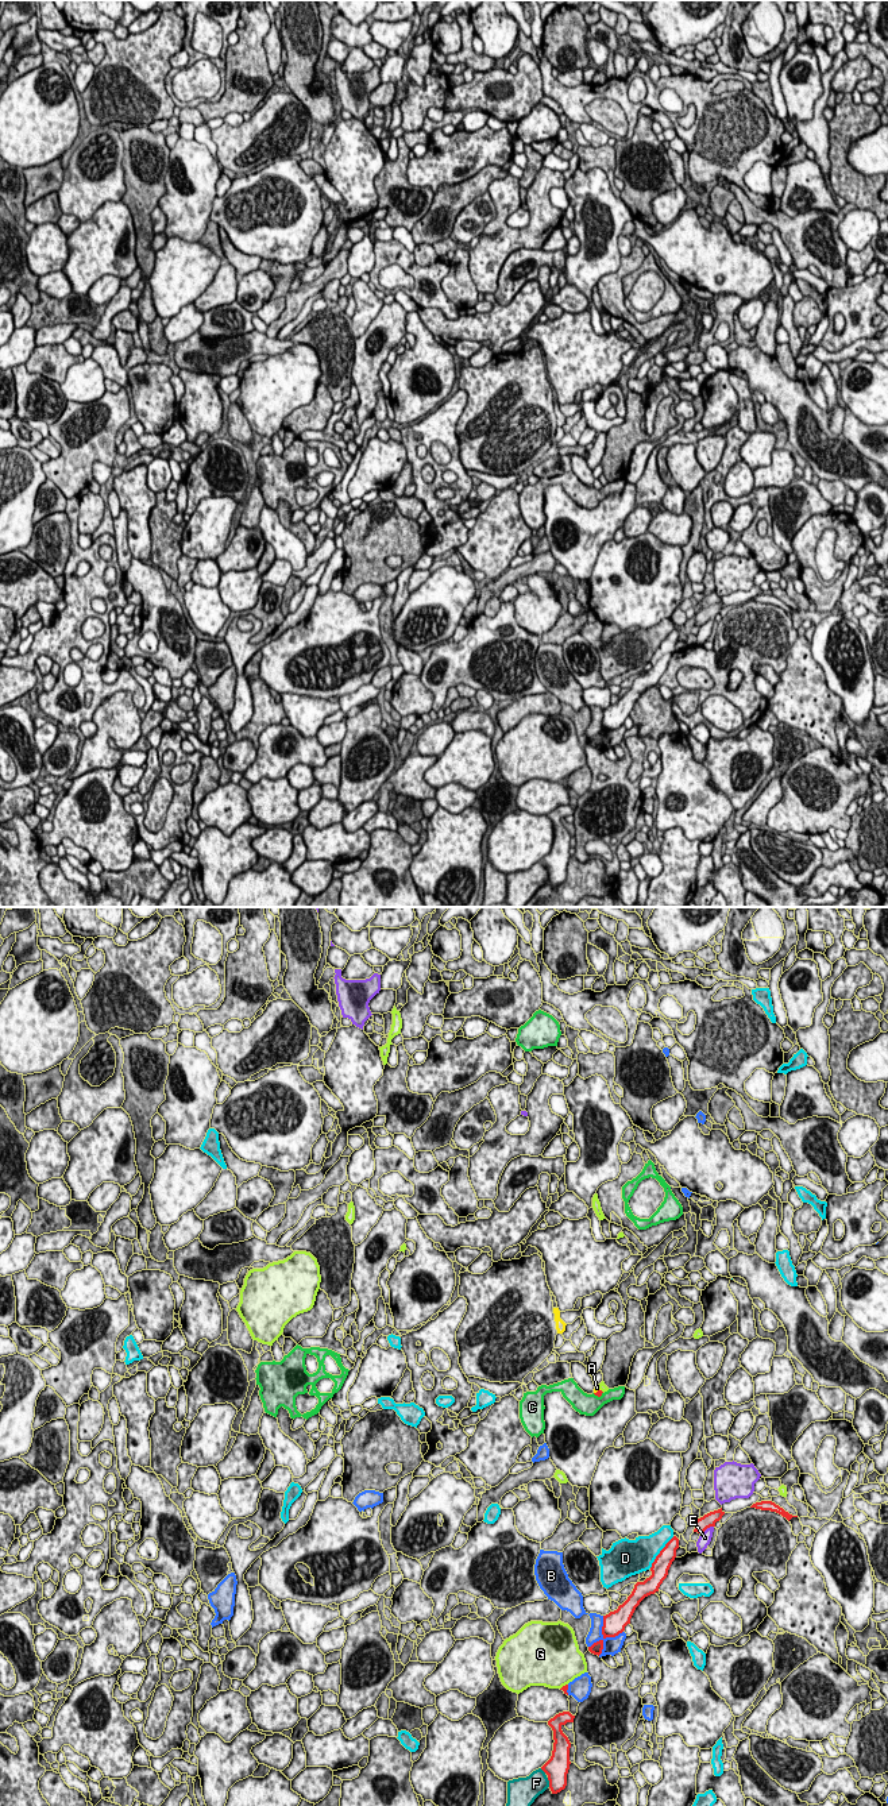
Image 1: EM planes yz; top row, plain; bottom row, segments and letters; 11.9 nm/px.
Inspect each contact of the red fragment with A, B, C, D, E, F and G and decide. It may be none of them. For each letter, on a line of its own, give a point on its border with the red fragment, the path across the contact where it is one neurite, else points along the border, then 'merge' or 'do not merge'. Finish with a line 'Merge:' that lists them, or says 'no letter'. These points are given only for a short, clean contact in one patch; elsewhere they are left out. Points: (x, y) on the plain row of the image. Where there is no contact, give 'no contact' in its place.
A: contact yz (598, 483); way yz (598, 486), (598, 483), (597, 481); merge
B: contact yz (603, 729); do not merge
C: contact yz (598, 489); do not merge
D: contact yz (660, 645); do not merge
E: contact yz (706, 621); do not merge
F: contact yz (549, 875); do not merge
G: contact yz (563, 779); do not merge
Merge: A

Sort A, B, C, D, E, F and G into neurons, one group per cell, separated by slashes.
A / B / C / D / E / F / G

